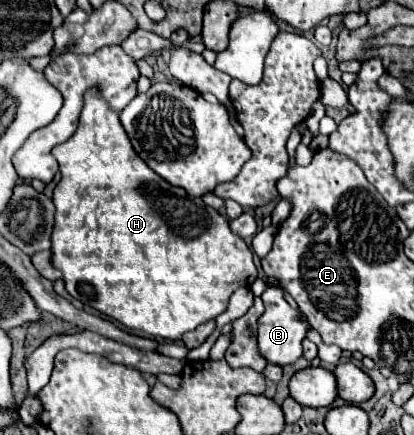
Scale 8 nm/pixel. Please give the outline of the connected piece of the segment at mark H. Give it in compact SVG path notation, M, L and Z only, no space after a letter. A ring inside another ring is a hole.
M92 87L90 91L86 91L86 101L80 113L80 125L76 129L76 133L62 145L56 145L52 149L52 155L56 157L56 161L60 163L60 173L62 179L54 189L54 205L56 205L56 227L52 231L52 265L58 267L64 273L64 281L66 281L66 291L80 299L82 303L98 309L100 313L120 321L124 327L128 329L138 329L144 331L148 335L154 337L162 337L162 339L170 339L170 341L178 341L182 339L184 333L194 331L198 325L216 319L220 313L226 311L228 307L228 299L230 295L238 289L238 287L250 287L256 277L256 265L254 265L254 253L248 247L248 243L238 237L236 233L232 233L228 219L222 217L216 209L204 205L204 201L200 197L190 197L186 191L172 187L170 183L166 183L164 179L160 179L132 149L132 145L128 143L128 135L118 119L118 113L112 111L108 107L108 103L104 103L100 91L96 87Z

